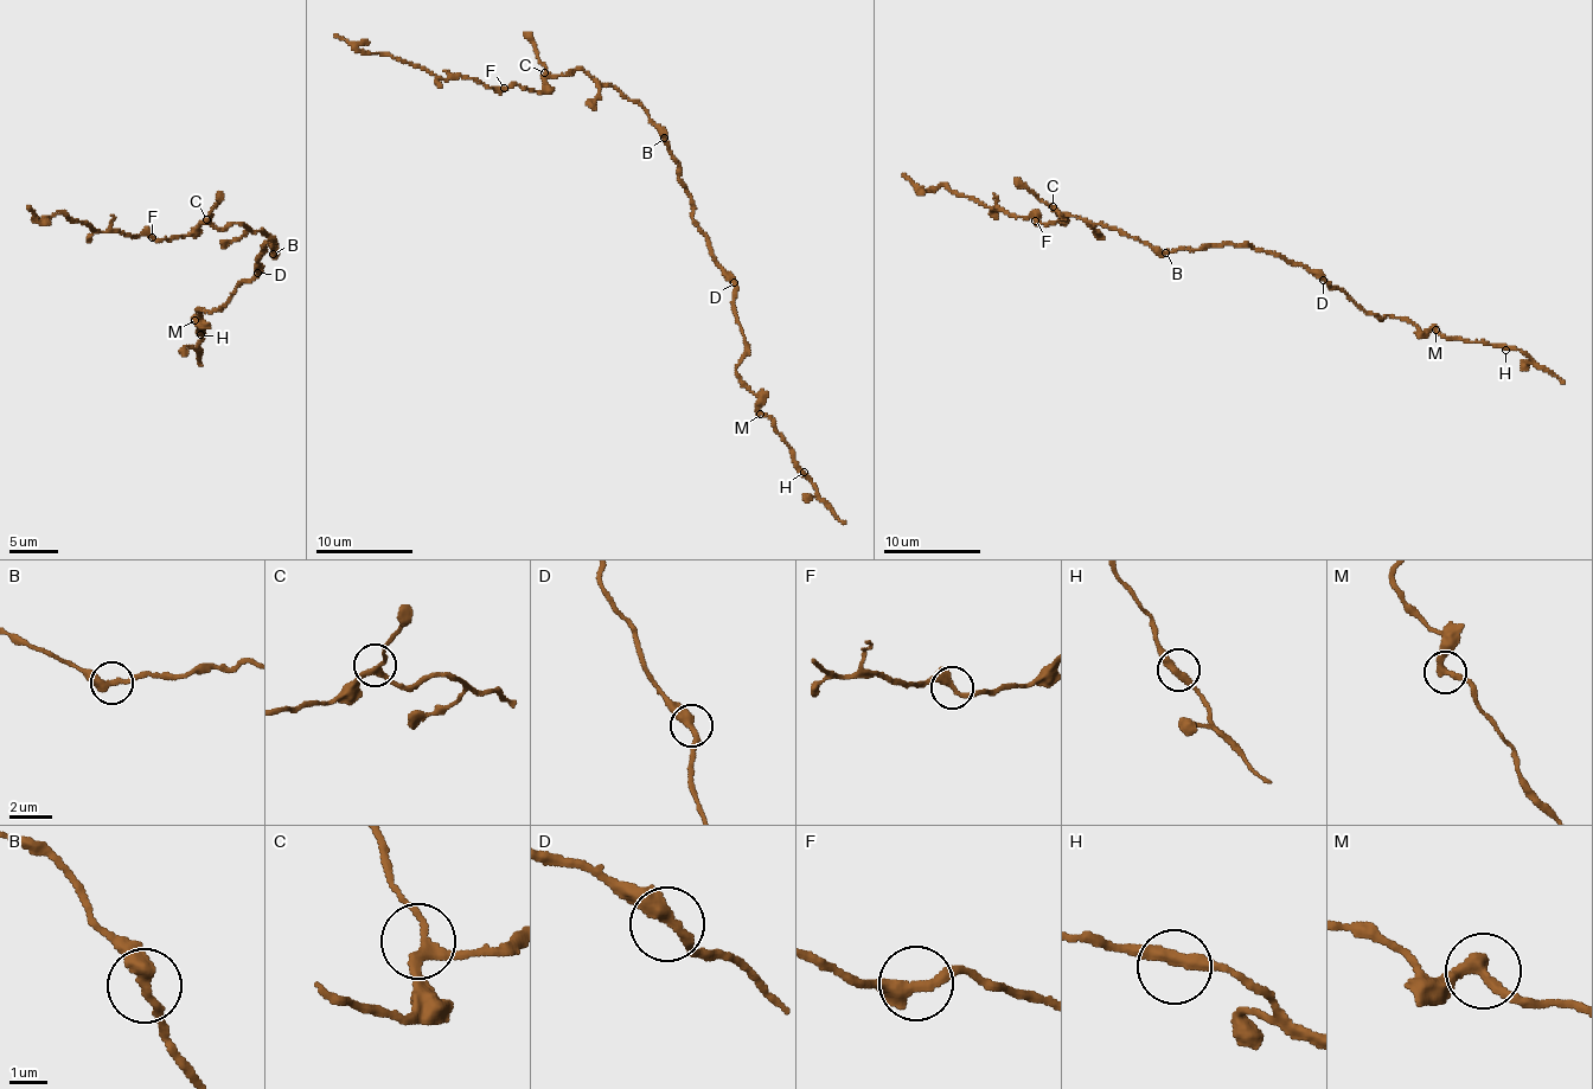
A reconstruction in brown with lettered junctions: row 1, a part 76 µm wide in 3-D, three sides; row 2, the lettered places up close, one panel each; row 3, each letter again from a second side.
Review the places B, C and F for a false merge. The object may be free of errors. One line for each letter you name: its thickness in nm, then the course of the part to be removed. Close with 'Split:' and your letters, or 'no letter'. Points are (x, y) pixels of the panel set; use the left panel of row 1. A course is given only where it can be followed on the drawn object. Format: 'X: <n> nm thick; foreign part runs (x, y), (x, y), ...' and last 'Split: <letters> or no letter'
Split: no letter

